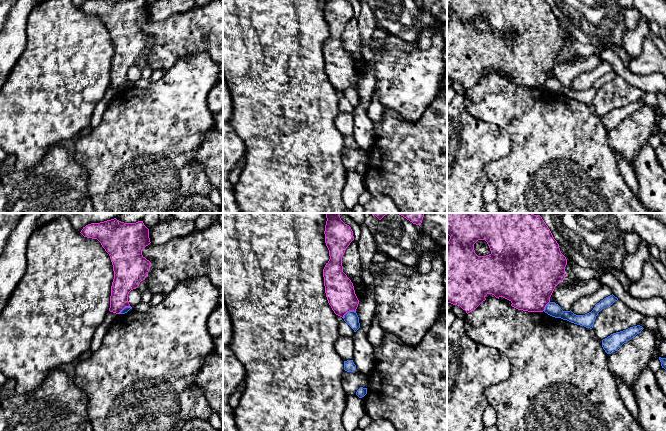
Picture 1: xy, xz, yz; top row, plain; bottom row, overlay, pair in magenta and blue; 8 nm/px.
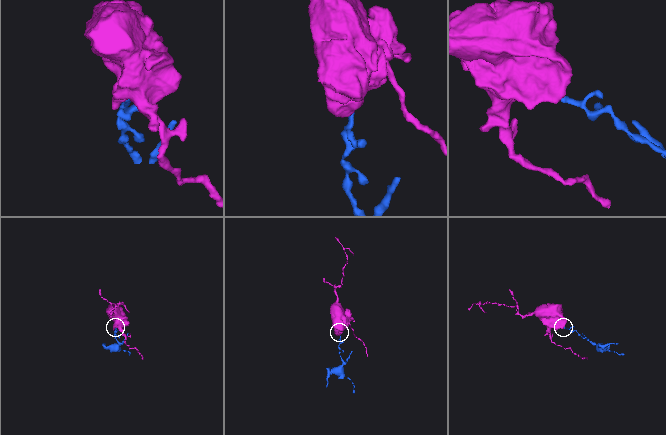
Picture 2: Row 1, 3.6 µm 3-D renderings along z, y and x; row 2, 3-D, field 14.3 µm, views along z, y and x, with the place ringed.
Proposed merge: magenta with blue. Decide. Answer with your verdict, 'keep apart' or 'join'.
keep apart

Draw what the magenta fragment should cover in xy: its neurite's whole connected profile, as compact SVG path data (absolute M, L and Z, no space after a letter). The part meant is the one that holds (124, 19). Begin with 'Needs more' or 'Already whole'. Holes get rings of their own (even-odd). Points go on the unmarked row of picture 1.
Already whole. M88 0L80 8L84 13L97 15L109 30L114 47L111 62L109 87L120 90L125 83L130 83L128 70L145 56L151 38L142 31L142 26L150 18L149 5L144 0Z

